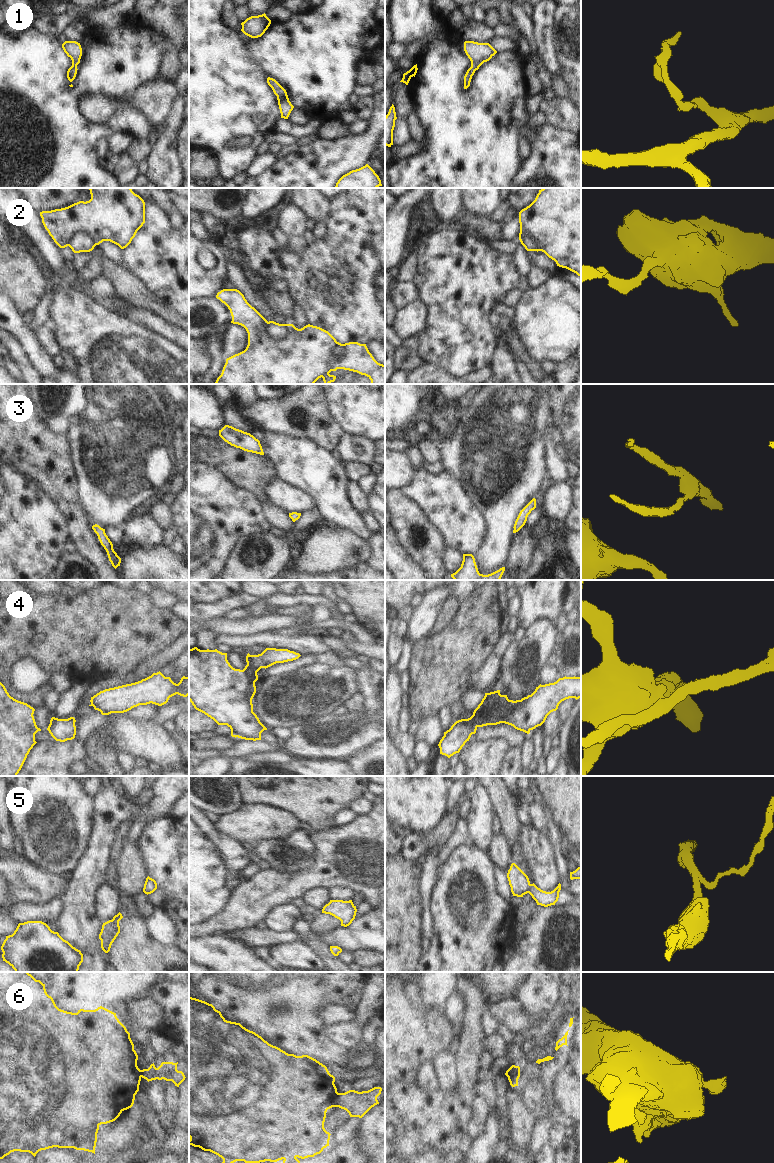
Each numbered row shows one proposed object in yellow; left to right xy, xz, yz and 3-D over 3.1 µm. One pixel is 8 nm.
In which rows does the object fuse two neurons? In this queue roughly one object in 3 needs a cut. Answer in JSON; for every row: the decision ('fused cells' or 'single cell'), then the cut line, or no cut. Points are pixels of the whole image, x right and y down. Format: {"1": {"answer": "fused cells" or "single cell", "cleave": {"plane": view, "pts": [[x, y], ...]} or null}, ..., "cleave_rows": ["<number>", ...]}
{"1": {"answer": "single cell", "cleave": null}, "2": {"answer": "fused cells", "cleave": {"plane": "xz", "pts": [[290, 324], [288, 332], [281, 339], [274, 339], [266, 330]]}}, "3": {"answer": "single cell", "cleave": null}, "4": {"answer": "fused cells", "cleave": {"plane": "yz", "pts": [[469, 718], [469, 721], [476, 727]]}}, "5": {"answer": "single cell", "cleave": null}, "6": {"answer": "fused cells", "cleave": {"plane": "xz", "pts": [[337, 1092], [332, 1106]]}}, "cleave_rows": ["2", "4", "6"]}

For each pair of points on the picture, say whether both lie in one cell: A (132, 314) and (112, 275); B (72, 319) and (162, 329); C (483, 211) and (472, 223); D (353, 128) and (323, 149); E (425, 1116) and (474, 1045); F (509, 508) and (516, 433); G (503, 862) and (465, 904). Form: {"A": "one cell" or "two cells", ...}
{"A": "two cells", "B": "two cells", "C": "two cells", "D": "two cells", "E": "one cell", "F": "one cell", "G": "two cells"}

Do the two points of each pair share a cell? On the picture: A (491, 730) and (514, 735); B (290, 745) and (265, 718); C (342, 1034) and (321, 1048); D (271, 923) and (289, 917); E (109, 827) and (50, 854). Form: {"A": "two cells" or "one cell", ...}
{"A": "one cell", "B": "two cells", "C": "two cells", "D": "one cell", "E": "two cells"}

